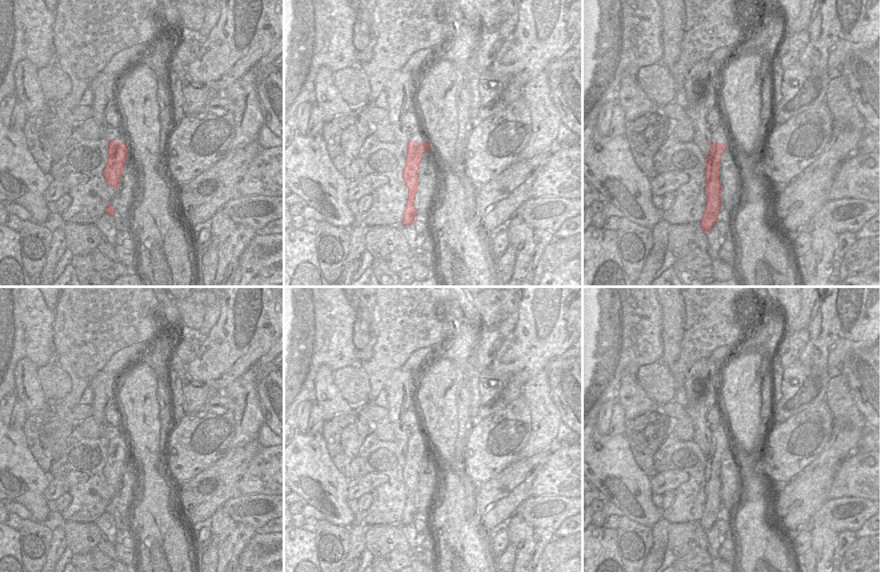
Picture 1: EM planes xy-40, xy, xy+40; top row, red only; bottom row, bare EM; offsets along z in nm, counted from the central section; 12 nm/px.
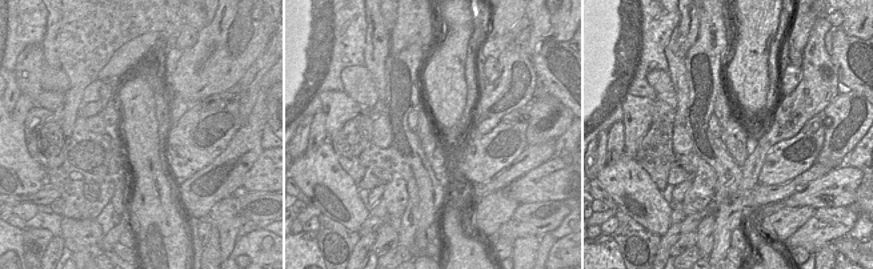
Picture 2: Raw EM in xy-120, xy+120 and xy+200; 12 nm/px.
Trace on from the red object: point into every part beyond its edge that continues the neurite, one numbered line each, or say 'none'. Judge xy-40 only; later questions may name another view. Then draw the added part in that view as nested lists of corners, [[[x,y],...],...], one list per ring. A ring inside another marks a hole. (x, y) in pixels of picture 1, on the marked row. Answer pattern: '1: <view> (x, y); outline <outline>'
none

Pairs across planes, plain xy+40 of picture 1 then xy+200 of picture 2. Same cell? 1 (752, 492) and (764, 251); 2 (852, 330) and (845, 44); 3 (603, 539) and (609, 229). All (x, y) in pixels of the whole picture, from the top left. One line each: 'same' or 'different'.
1: same
2: different
3: different

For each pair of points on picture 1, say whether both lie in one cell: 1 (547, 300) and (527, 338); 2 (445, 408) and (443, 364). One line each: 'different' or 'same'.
1: same
2: same

